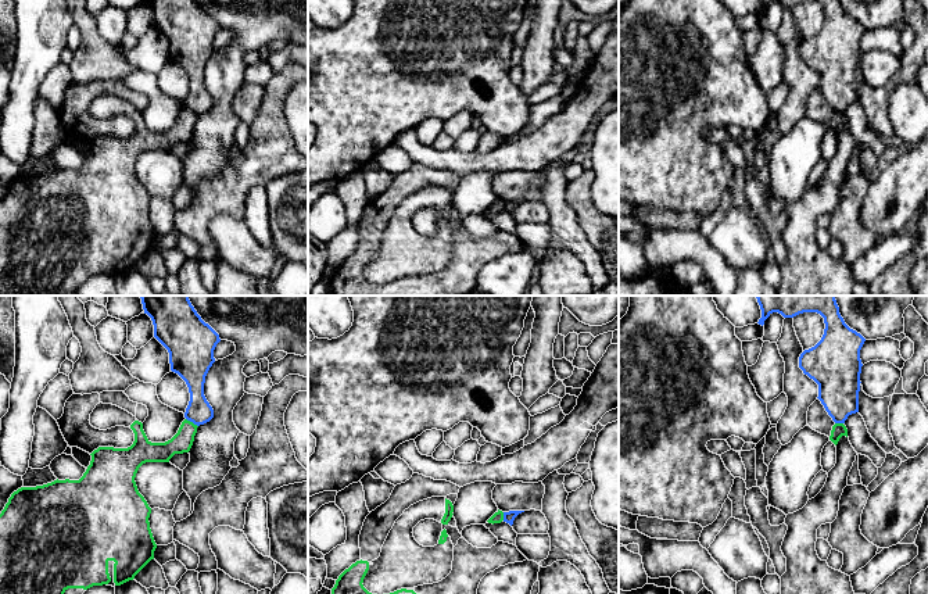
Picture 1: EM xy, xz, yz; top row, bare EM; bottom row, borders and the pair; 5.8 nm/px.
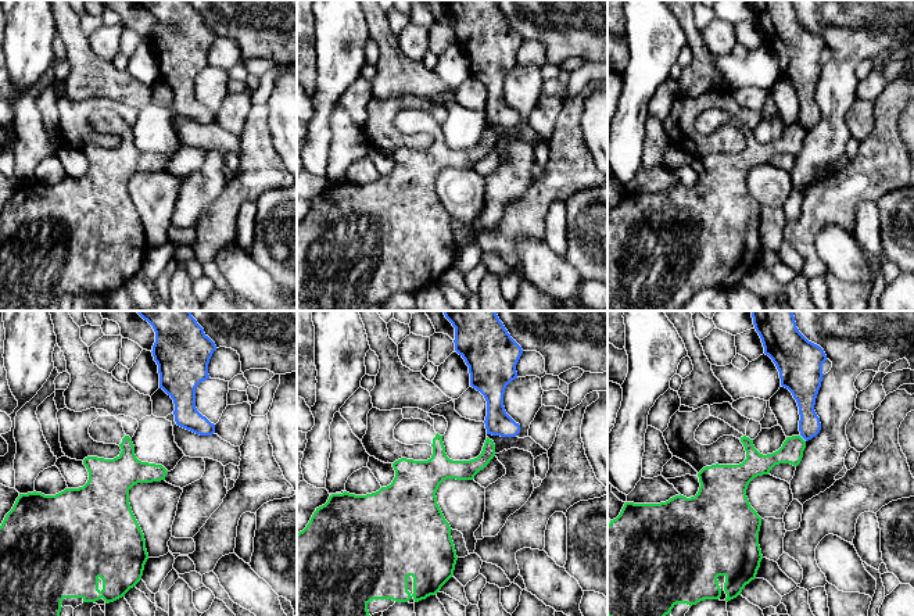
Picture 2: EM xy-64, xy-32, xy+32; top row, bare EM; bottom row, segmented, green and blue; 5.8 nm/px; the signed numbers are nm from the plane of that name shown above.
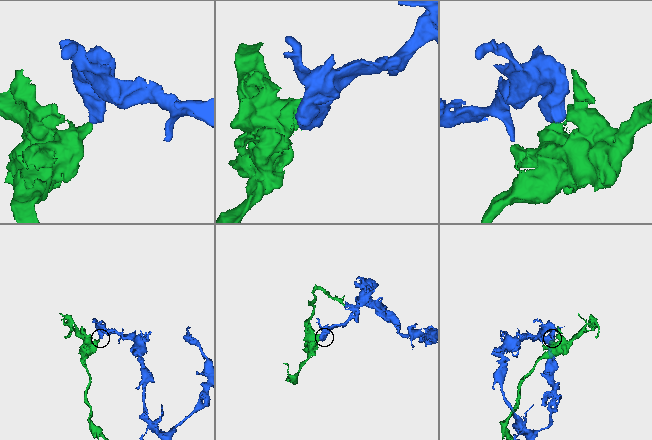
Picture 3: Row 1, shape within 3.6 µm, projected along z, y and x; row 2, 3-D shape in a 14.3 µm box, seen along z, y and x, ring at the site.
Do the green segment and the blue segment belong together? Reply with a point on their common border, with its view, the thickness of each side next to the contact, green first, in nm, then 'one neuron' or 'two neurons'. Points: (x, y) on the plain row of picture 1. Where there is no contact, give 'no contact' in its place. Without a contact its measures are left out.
xy (192, 111) | 120/150 nm | two neurons

